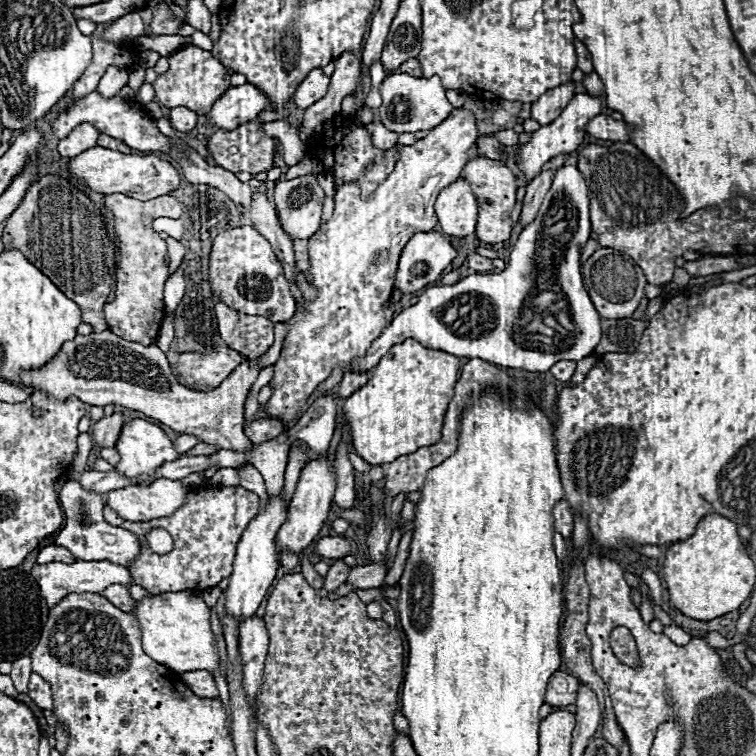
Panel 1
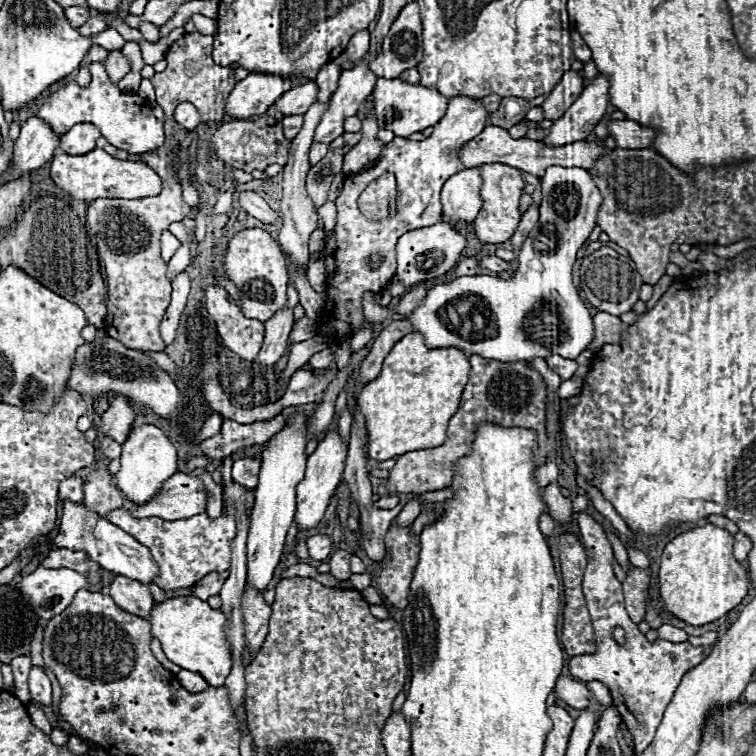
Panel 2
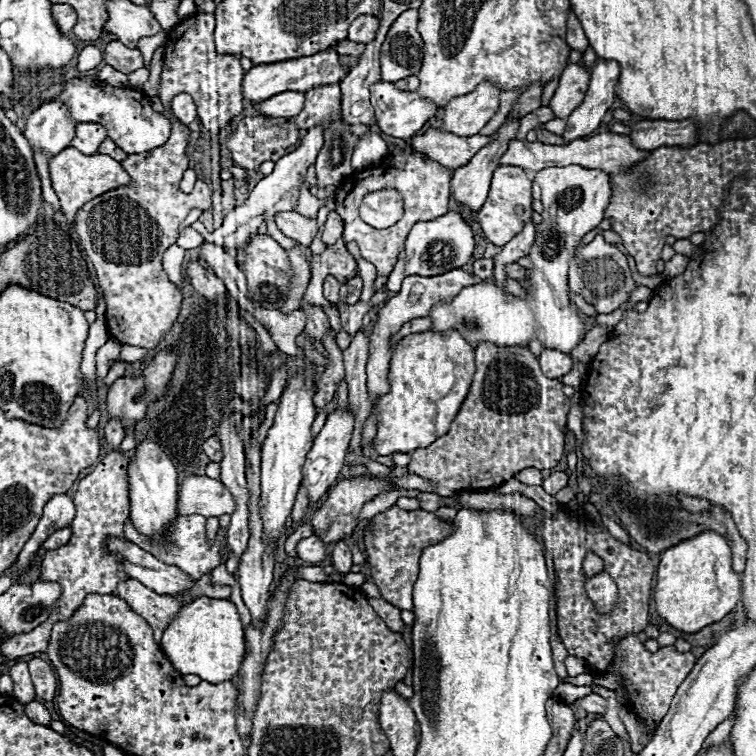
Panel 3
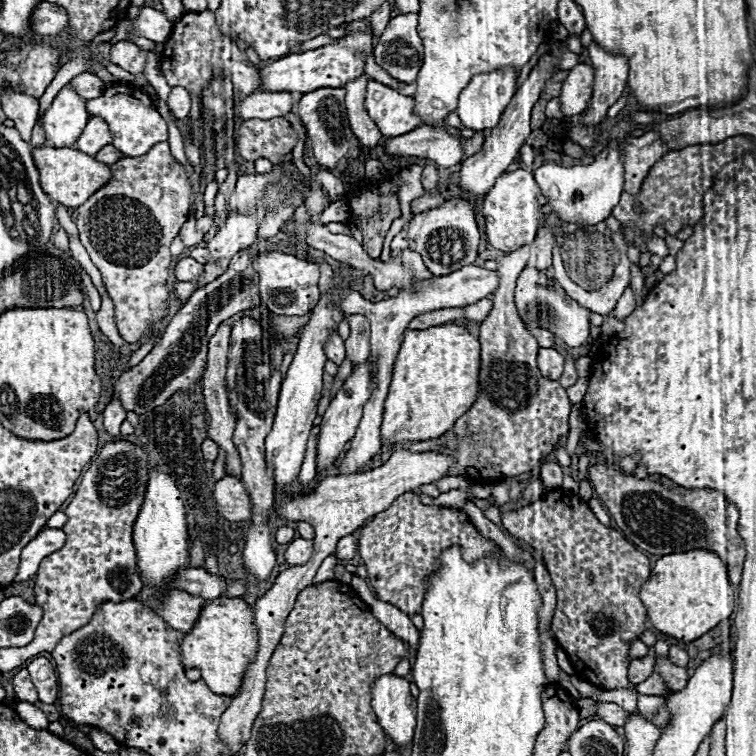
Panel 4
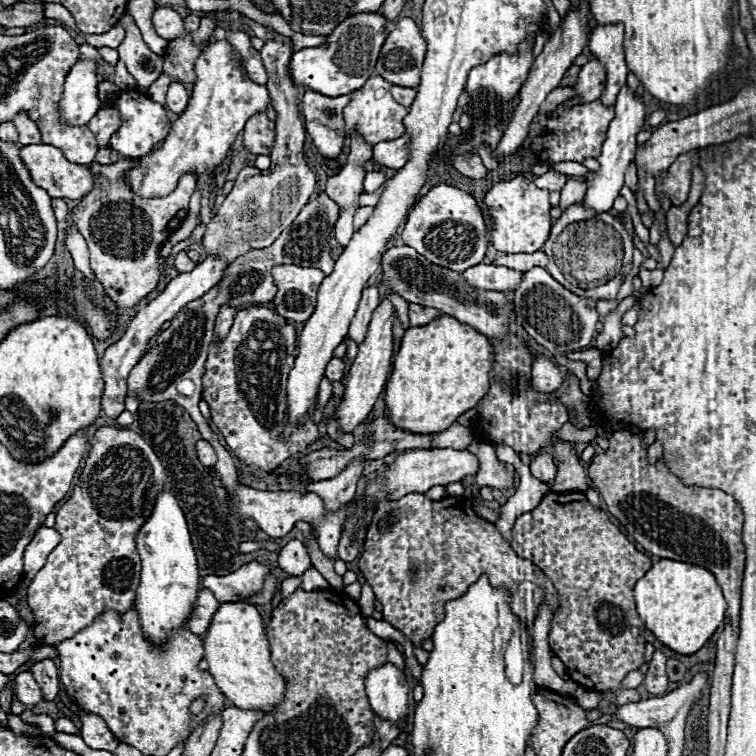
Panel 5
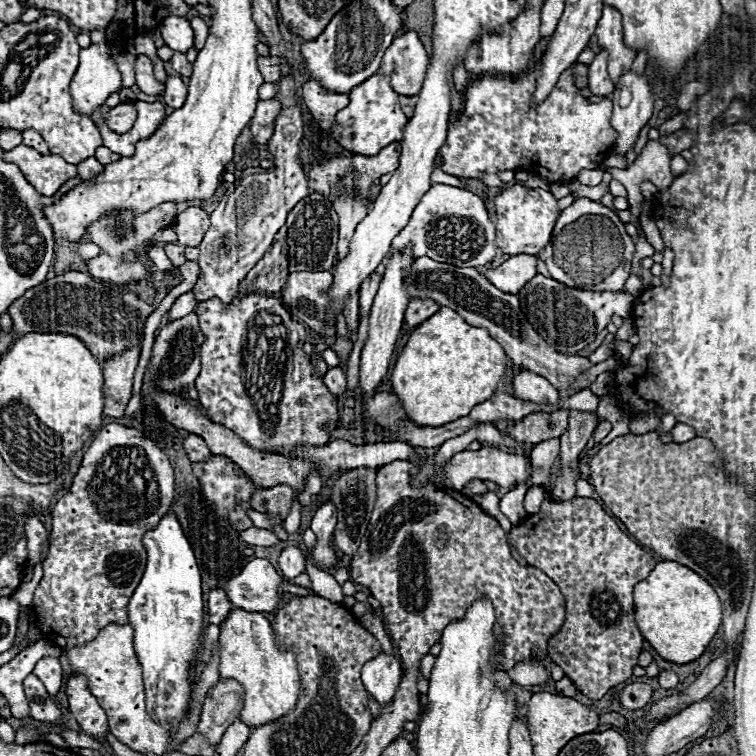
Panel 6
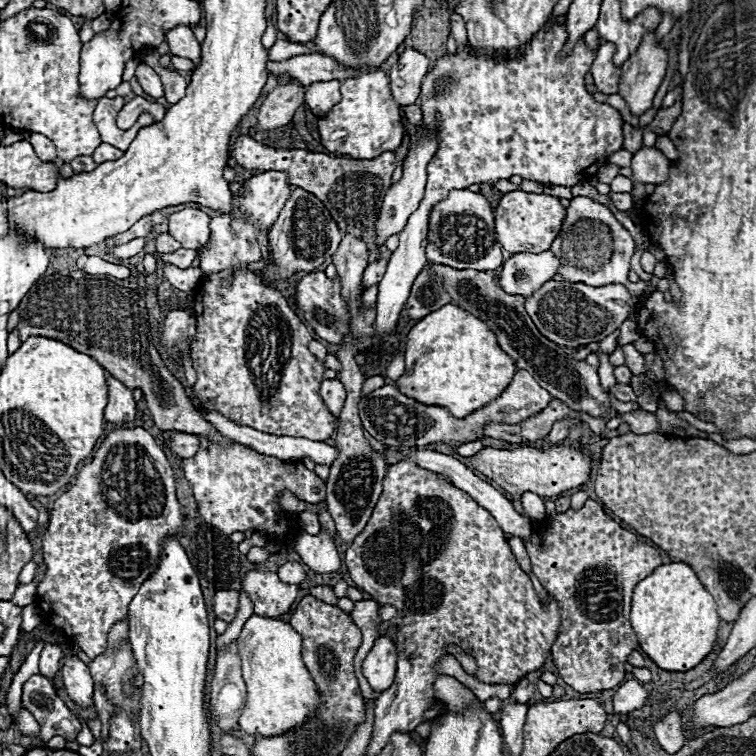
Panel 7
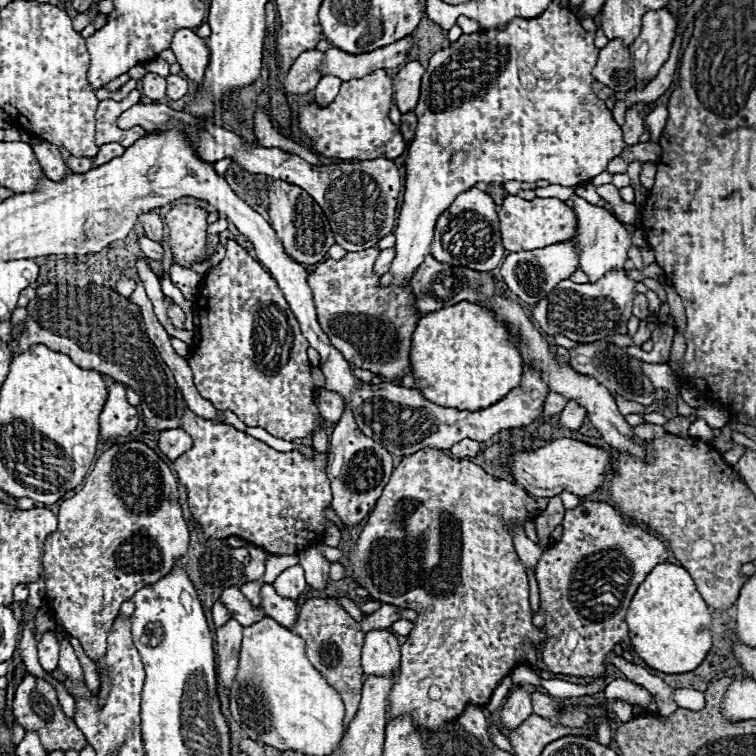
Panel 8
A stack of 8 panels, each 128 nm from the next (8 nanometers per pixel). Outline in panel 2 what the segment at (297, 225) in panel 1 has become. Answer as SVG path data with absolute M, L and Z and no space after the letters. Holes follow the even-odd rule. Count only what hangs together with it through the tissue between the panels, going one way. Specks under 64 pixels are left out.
M342 134L328 146L328 154L310 168L306 176L306 190L308 196L314 200L316 206L322 206L328 194L328 188L336 174L342 174L344 154L360 140L360 134Z

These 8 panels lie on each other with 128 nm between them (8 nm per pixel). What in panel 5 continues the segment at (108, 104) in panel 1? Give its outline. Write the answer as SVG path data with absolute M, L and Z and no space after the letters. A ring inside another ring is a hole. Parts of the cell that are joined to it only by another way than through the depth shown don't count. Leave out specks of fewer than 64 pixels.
M128 90L124 94L120 94L116 100L114 100L114 108L120 110L122 114L122 130L118 130L112 138L110 138L110 148L116 150L118 154L126 156L126 158L140 158L140 156L146 156L158 142L162 142L162 138L166 138L168 134L168 128L170 128L170 122L168 122L168 116L166 116L166 110L162 104L158 102L152 102L150 98L146 98L144 94L140 92L134 92L134 90Z

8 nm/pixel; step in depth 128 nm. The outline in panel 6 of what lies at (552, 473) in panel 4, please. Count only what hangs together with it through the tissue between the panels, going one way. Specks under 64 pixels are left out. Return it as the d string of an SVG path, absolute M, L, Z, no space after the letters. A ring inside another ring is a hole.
M550 438L534 446L534 450L530 452L534 466L532 474L534 484L544 484L544 486L550 484L550 468L558 456L558 450L560 450L560 438ZM522 484L506 493L499 501L500 511L508 517L513 526L518 526L526 518L527 513L523 507L527 484Z

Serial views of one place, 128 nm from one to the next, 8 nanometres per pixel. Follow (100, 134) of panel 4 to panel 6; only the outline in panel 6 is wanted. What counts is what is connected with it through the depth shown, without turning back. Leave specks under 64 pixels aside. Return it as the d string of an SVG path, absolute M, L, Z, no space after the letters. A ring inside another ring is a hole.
M134 102L118 104L106 114L106 124L110 126L110 130L114 130L118 134L128 132L132 128L134 120L136 120L136 104Z

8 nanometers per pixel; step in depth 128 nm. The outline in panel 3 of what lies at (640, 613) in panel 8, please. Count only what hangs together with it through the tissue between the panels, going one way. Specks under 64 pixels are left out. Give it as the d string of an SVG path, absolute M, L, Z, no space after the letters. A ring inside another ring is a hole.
M702 532L698 538L690 538L686 542L680 542L678 546L672 546L660 558L658 572L656 572L656 586L654 586L656 612L660 618L666 620L666 624L670 624L672 628L680 632L694 634L694 632L700 632L704 626L710 626L722 620L740 602L740 594L742 594L740 576L732 570L730 546L720 534Z

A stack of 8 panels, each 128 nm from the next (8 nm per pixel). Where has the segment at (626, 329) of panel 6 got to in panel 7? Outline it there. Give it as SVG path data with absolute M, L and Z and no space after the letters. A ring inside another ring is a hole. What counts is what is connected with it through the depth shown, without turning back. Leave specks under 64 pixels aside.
M434 264L434 272L446 278L446 290L450 290L452 302L474 316L482 318L498 336L498 342L504 352L508 352L514 364L522 370L528 370L542 388L546 388L554 398L566 402L572 410L586 412L592 418L616 416L616 410L610 406L610 392L602 388L596 368L582 360L574 360L564 352L562 346L550 342L538 332L534 322L524 310L524 298L506 294L492 276L478 270L454 270L450 266Z

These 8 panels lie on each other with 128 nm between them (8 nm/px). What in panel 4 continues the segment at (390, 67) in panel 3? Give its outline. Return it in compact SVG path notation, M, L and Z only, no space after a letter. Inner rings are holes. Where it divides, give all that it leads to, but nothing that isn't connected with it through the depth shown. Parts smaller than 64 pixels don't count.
M418 14L394 16L374 48L376 64L404 84L412 84L422 66L422 38L416 26Z

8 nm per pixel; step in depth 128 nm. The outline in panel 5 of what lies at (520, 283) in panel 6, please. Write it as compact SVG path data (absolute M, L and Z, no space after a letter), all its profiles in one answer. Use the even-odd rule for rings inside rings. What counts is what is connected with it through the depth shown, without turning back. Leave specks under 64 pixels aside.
M478 264L464 272L466 282L470 286L478 286L484 290L496 290L496 292L508 292L516 290L518 282L522 282L524 272L512 270L506 266L494 266L494 264Z

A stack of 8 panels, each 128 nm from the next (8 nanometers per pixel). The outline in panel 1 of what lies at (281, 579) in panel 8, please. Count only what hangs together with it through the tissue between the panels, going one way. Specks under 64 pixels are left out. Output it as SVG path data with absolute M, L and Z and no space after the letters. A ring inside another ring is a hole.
M324 536L316 542L314 550L324 558L334 558L336 560L336 558L344 558L348 554L350 544L342 536Z

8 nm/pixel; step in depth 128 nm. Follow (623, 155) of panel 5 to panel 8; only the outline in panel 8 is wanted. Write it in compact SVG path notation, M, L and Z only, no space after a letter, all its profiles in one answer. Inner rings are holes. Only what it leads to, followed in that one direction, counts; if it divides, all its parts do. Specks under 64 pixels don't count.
M666 8L650 10L642 16L642 32L629 47L631 58L646 58L640 66L636 66L635 76L642 86L656 78L658 70L668 60L674 36L676 20Z

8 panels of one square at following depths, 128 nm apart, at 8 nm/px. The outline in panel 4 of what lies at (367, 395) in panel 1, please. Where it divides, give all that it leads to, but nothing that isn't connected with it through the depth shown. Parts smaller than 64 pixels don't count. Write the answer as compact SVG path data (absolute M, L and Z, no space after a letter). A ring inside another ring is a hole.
M444 322L426 330L406 330L384 406L382 444L440 438L476 402L478 372L480 342L464 326Z

